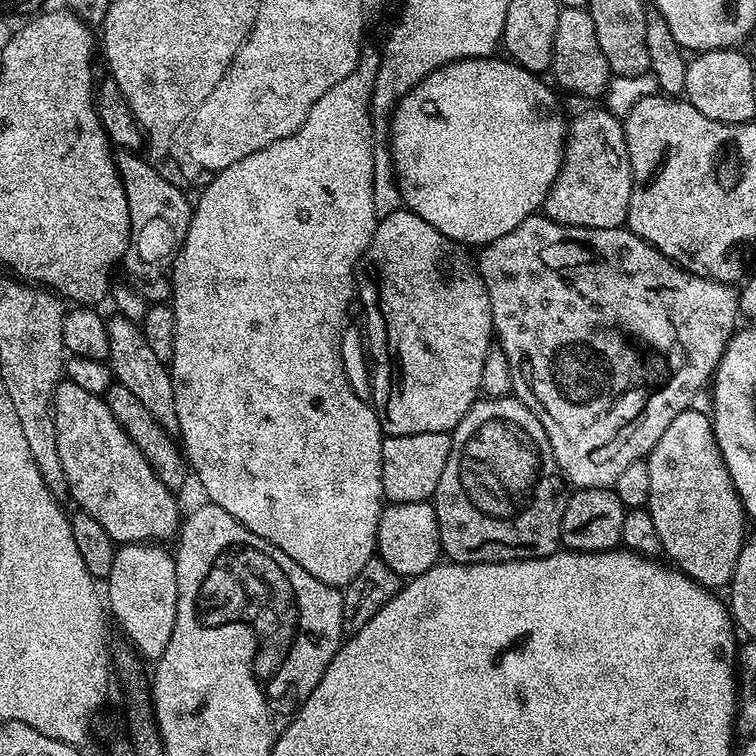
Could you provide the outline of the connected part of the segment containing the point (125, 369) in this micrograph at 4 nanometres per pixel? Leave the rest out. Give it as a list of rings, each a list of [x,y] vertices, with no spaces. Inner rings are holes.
[[[113,315],[107,321],[110,350],[107,365],[112,370],[115,383],[126,386],[150,414],[154,414],[156,421],[170,434],[179,433],[178,414],[174,414],[174,386],[169,365],[164,364],[150,350],[150,342],[146,342],[144,329],[137,321],[128,320],[124,316]]]

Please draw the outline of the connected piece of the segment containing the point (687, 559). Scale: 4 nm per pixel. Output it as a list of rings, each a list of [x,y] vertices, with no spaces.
[[[693,406],[678,414],[678,418],[666,426],[662,438],[658,438],[648,453],[646,459],[650,470],[650,498],[646,507],[650,518],[654,518],[663,555],[668,555],[667,559],[694,582],[709,590],[720,590],[716,588],[727,589],[732,583],[734,566],[746,539],[746,517],[728,471],[724,469],[724,459],[720,457],[712,433],[709,413],[699,412],[698,408]]]

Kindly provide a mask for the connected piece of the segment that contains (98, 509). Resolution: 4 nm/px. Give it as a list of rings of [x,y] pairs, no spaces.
[[[61,382],[52,396],[52,417],[68,494],[83,515],[94,518],[117,545],[168,542],[164,540],[177,535],[182,511],[172,497],[173,489],[160,481],[142,450],[118,426],[104,396],[86,394],[78,386]]]

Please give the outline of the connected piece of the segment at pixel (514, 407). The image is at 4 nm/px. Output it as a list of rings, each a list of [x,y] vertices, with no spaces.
[[[512,394],[477,398],[470,406],[468,413],[462,418],[462,422],[458,422],[458,426],[452,429],[450,435],[452,437],[450,454],[446,458],[445,468],[442,469],[442,478],[438,478],[436,493],[433,494],[430,501],[438,518],[441,553],[453,564],[505,564],[507,560],[542,558],[558,551],[561,547],[562,514],[566,510],[570,492],[566,487],[564,477],[560,475],[560,468],[556,465],[554,454],[550,450],[550,438],[546,438],[546,430],[542,430],[542,422],[538,422],[538,418],[534,418],[532,411]]]

